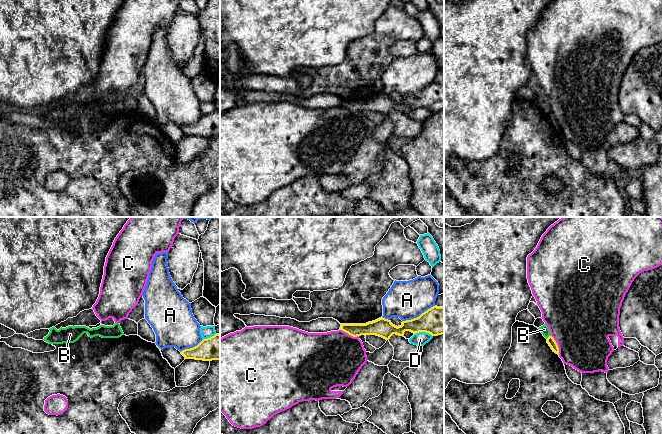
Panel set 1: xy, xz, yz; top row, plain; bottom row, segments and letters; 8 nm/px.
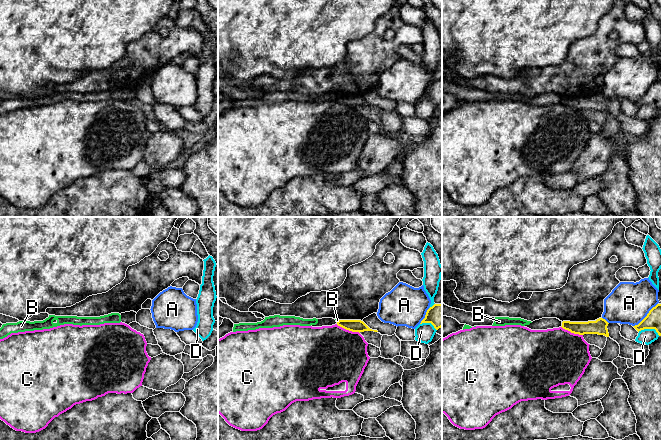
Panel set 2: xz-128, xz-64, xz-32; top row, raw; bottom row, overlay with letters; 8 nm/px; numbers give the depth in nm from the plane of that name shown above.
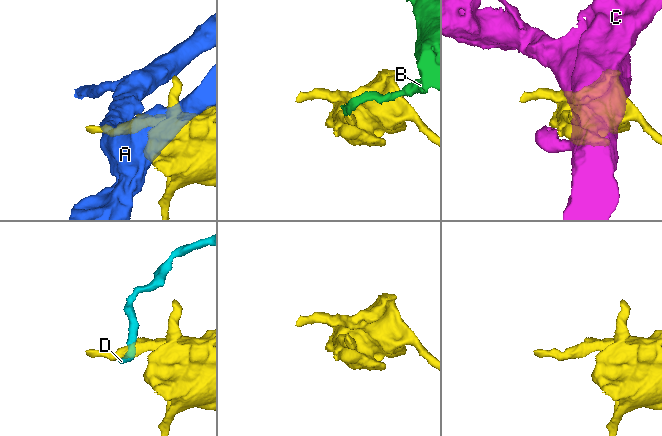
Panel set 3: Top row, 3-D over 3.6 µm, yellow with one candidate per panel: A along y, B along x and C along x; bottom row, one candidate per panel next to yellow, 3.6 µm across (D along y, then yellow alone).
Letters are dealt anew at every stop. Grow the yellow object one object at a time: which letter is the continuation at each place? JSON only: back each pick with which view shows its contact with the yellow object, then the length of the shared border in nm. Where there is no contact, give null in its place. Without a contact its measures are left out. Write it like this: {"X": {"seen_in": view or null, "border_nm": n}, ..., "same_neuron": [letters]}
{"same_neuron": []}

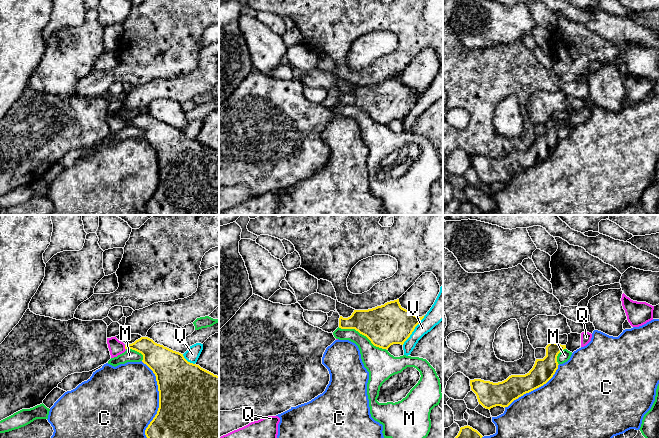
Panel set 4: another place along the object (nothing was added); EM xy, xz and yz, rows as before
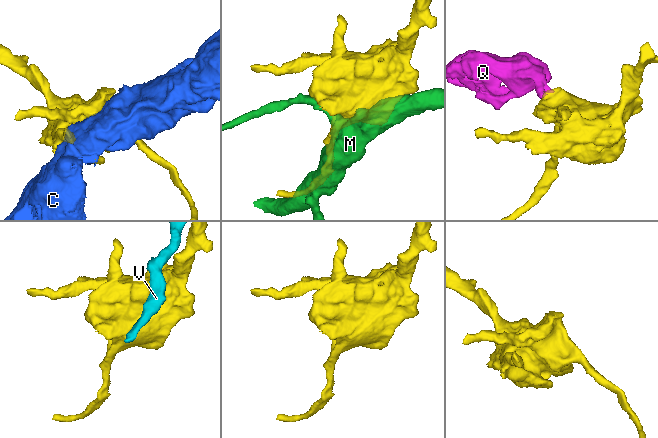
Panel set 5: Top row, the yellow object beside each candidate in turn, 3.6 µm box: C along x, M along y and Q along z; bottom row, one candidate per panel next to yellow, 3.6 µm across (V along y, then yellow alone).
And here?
{"Q": {"seen_in": "xy", "border_nm": 40}, "same_neuron": ["Q"]}

